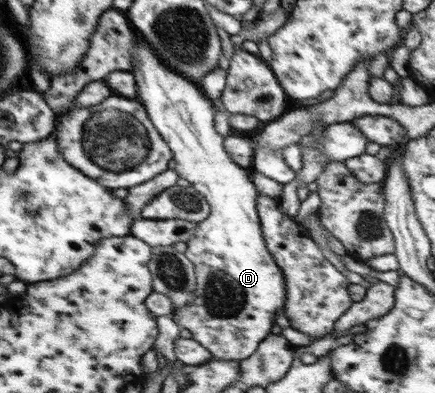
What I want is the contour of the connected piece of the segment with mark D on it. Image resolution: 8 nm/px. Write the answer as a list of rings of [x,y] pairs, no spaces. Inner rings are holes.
[[[136,31],[134,32],[136,44],[134,47],[134,64],[131,72],[137,84],[139,101],[145,106],[147,115],[152,124],[161,134],[165,143],[173,152],[175,171],[179,177],[187,179],[190,185],[203,196],[210,205],[211,214],[205,221],[197,223],[197,231],[189,239],[185,256],[195,266],[197,289],[193,291],[194,299],[187,307],[174,313],[174,319],[181,328],[189,329],[192,338],[205,347],[215,360],[228,360],[240,363],[248,359],[269,334],[275,323],[275,313],[285,307],[285,279],[281,268],[265,245],[261,231],[261,221],[258,216],[256,199],[258,189],[252,181],[250,169],[237,165],[225,151],[224,137],[217,133],[214,126],[216,109],[213,102],[204,91],[200,90],[199,83],[192,81],[171,69],[167,69],[159,59],[156,52]]]

